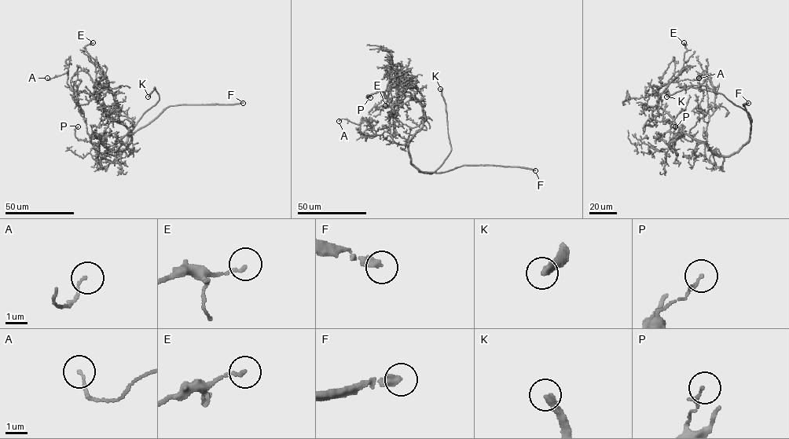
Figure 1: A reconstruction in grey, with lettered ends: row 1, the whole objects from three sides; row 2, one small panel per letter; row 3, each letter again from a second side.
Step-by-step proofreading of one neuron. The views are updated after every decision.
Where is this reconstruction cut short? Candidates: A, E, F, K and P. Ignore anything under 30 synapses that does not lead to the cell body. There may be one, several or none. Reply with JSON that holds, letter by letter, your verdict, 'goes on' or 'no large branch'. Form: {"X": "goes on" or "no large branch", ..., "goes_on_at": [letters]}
{"A": "no large branch", "E": "no large branch", "F": "goes on", "K": "goes on", "P": "no large branch", "goes_on_at": ["F", "K"]}

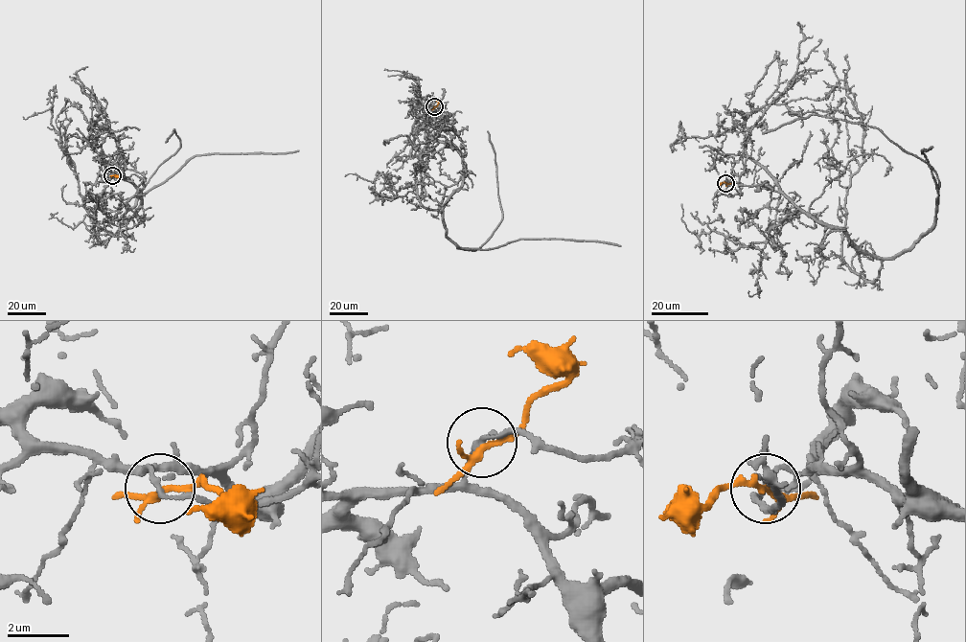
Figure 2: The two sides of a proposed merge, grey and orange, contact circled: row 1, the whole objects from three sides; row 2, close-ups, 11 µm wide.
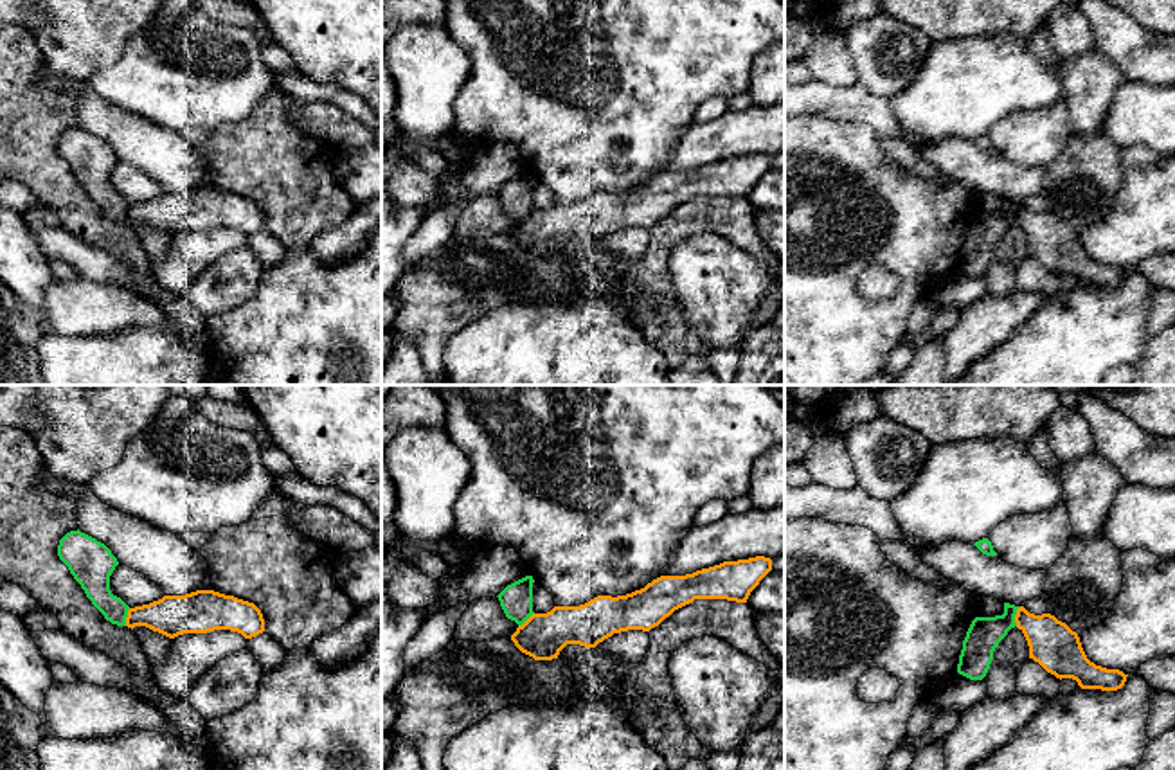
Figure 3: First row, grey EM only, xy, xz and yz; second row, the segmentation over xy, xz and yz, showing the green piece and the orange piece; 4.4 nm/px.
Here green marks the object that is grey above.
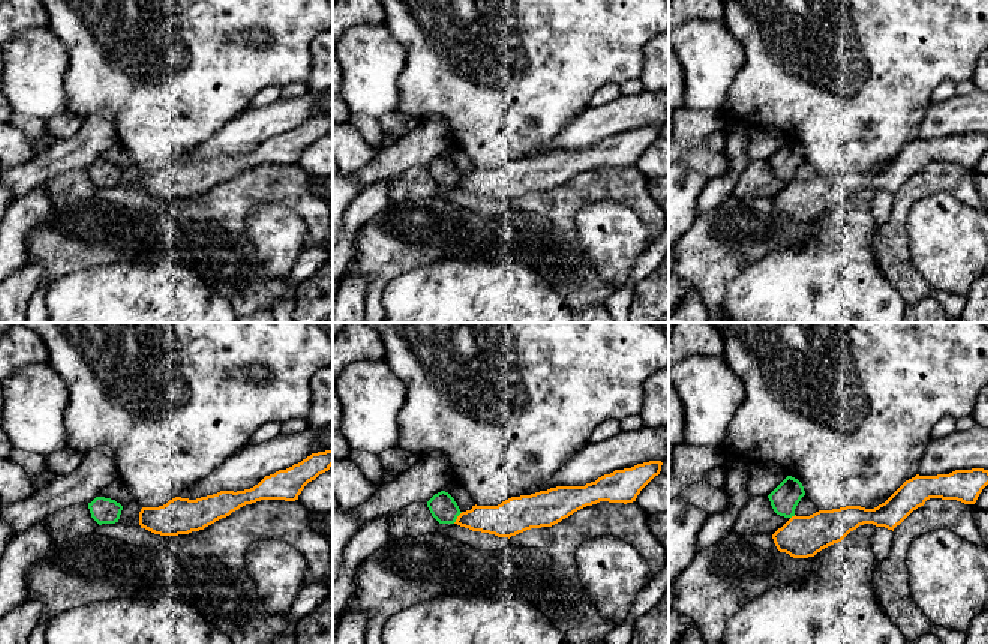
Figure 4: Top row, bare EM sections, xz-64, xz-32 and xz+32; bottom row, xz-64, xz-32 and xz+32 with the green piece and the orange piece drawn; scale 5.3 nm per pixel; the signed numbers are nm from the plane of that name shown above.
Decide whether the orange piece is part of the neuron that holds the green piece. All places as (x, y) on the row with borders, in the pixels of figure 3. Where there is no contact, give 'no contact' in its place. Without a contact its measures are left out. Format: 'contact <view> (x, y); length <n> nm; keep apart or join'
contact yz (1015, 614); length 90 nm; keep apart

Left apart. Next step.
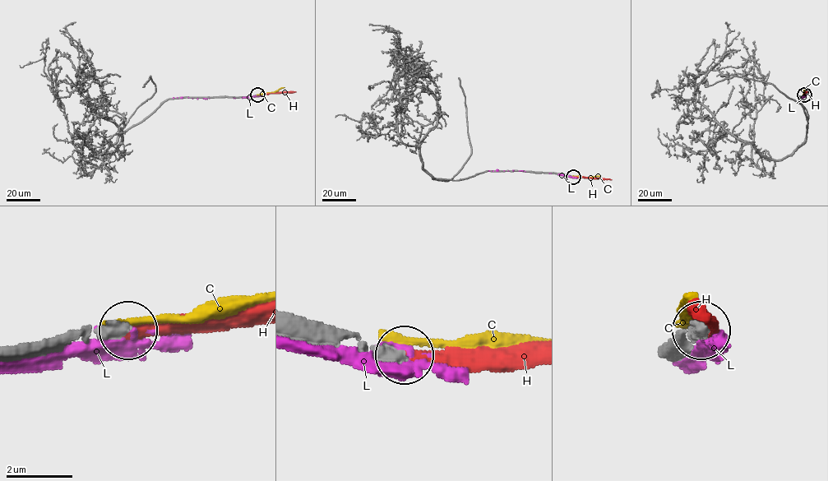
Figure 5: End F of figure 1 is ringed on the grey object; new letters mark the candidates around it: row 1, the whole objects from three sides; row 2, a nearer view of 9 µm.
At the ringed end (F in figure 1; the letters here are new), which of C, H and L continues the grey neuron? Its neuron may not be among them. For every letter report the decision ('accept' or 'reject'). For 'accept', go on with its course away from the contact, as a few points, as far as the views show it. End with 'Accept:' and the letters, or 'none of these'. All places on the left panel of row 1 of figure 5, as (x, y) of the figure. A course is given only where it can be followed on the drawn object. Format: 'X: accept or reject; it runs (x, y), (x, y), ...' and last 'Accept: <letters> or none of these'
C: reject
H: accept; it runs (257, 94), (295, 92)
L: reject
Accept: H

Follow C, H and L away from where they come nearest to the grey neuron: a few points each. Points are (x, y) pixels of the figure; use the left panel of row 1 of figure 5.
C: (257, 94), (273, 92), (284, 87)
H: (257, 94), (295, 92)
L: (257, 94), (242, 98), (173, 98)

